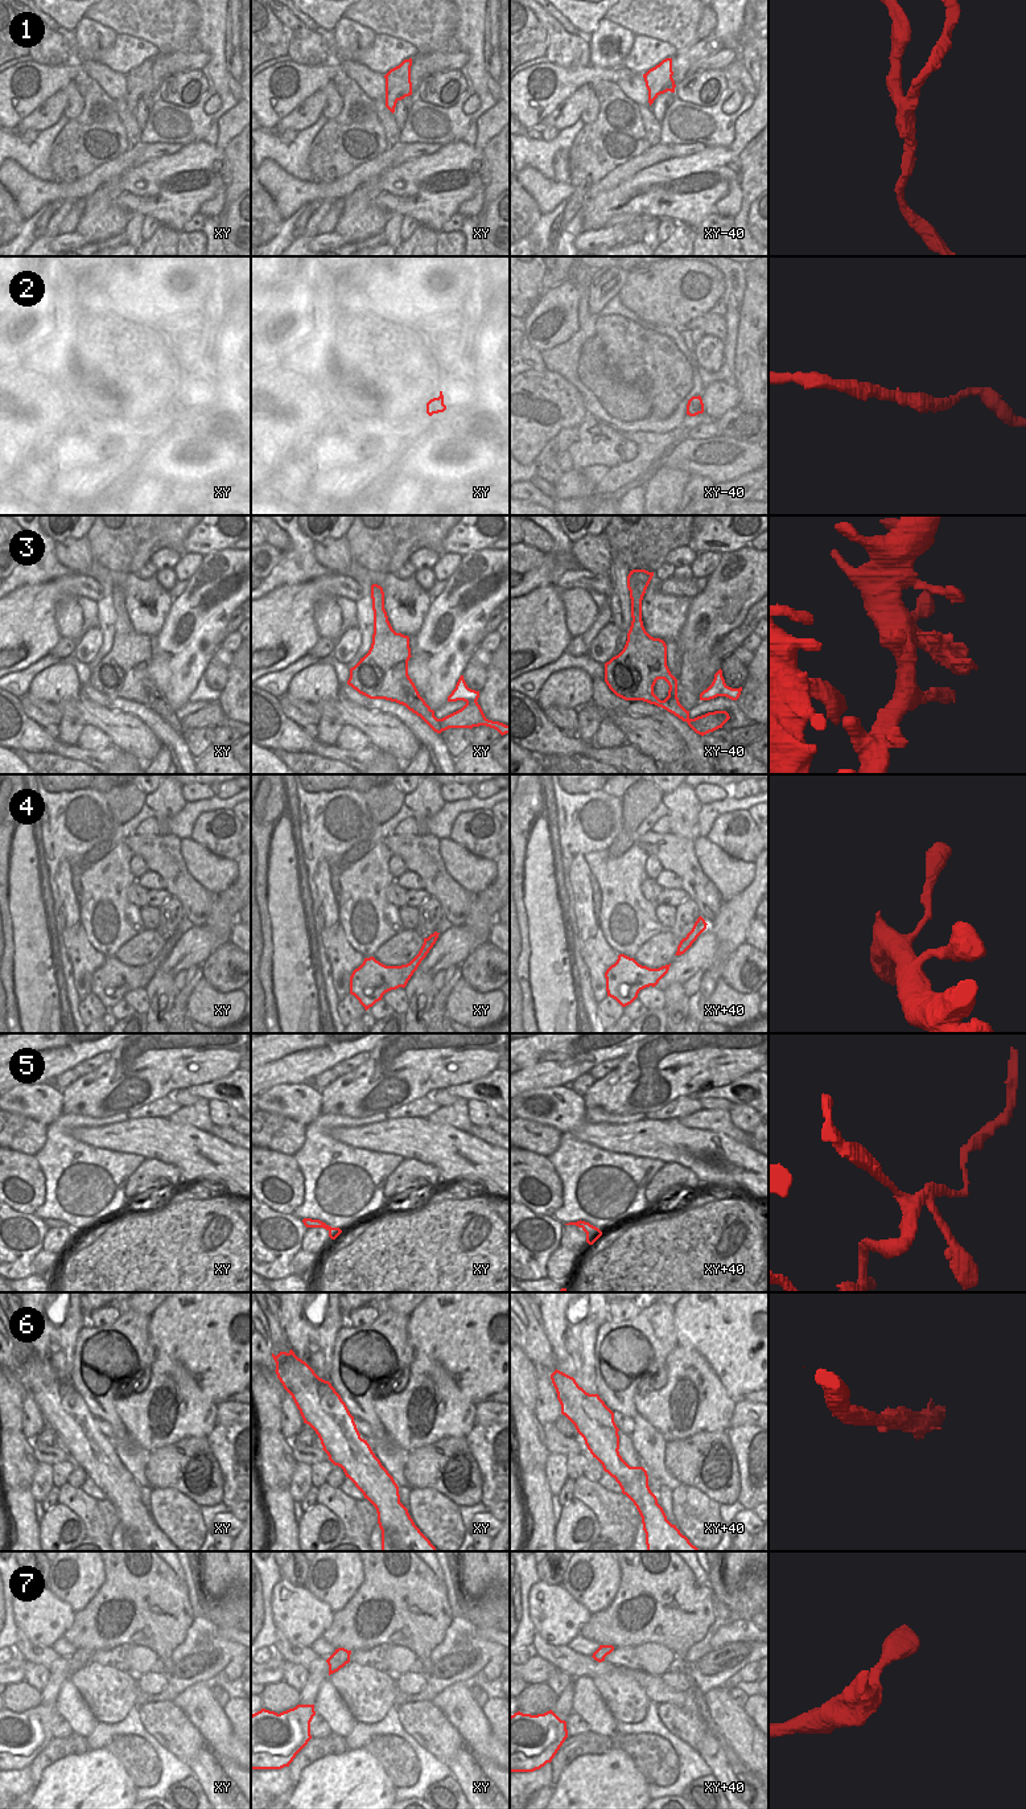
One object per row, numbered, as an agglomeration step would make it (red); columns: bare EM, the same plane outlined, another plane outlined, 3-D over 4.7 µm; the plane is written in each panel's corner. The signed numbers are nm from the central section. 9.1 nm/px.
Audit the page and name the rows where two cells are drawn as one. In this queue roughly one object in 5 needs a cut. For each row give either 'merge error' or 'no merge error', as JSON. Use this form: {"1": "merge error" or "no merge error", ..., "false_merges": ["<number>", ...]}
{"1": "merge error", "2": "no merge error", "3": "no merge error", "4": "no merge error", "5": "merge error", "6": "no merge error", "7": "no merge error", "false_merges": ["1", "5"]}

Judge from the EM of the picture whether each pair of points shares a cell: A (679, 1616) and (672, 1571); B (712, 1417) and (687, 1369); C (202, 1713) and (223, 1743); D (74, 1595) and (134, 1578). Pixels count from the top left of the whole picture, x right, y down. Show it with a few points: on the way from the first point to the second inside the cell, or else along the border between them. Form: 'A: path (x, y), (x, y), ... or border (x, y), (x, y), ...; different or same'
A: path (680, 1606), (672, 1588), (672, 1582); same
B: path (703, 1405), (699, 1388), (692, 1381); same
C: path (210, 1721), (218, 1735); same
D: border (104, 1565), (103, 1585), (78, 1611); different

